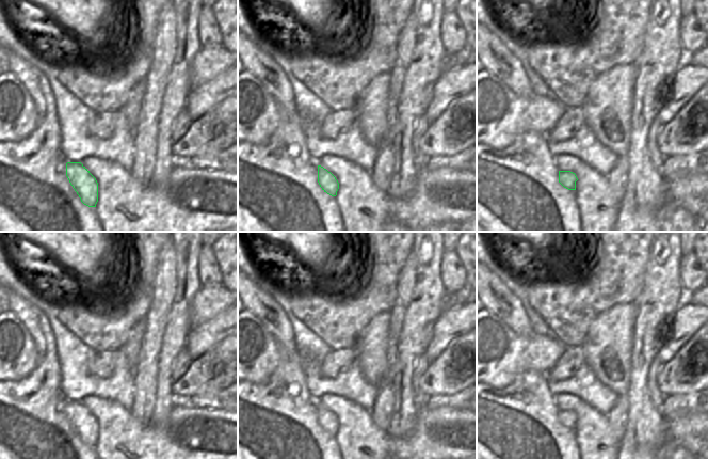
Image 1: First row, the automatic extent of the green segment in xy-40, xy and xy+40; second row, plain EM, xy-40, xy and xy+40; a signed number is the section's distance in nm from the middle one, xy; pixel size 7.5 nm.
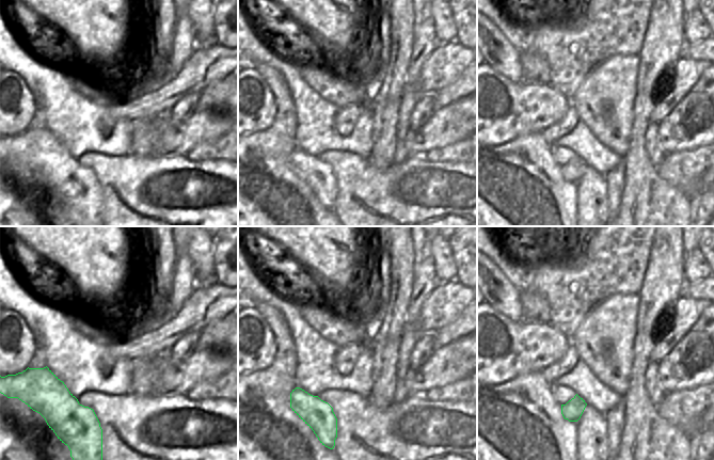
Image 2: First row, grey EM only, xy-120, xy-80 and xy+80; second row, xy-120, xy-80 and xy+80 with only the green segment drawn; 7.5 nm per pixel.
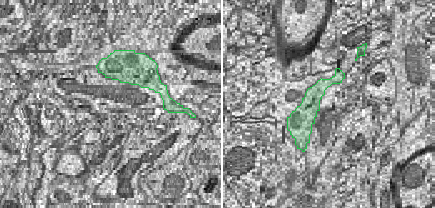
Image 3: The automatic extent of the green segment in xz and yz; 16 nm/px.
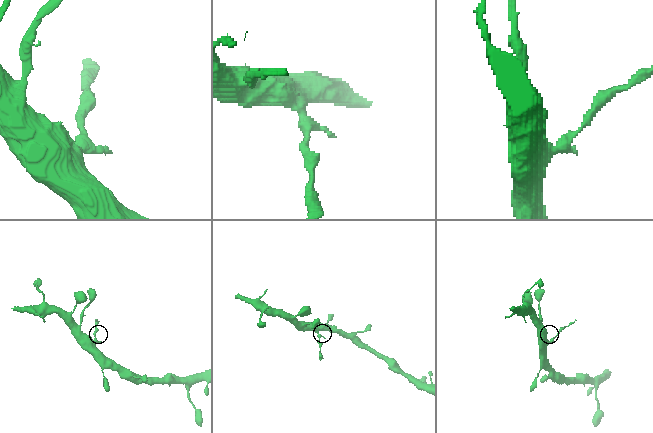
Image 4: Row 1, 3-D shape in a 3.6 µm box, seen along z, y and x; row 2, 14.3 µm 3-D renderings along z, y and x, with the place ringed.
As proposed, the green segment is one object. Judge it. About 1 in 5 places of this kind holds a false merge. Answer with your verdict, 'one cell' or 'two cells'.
two cells

